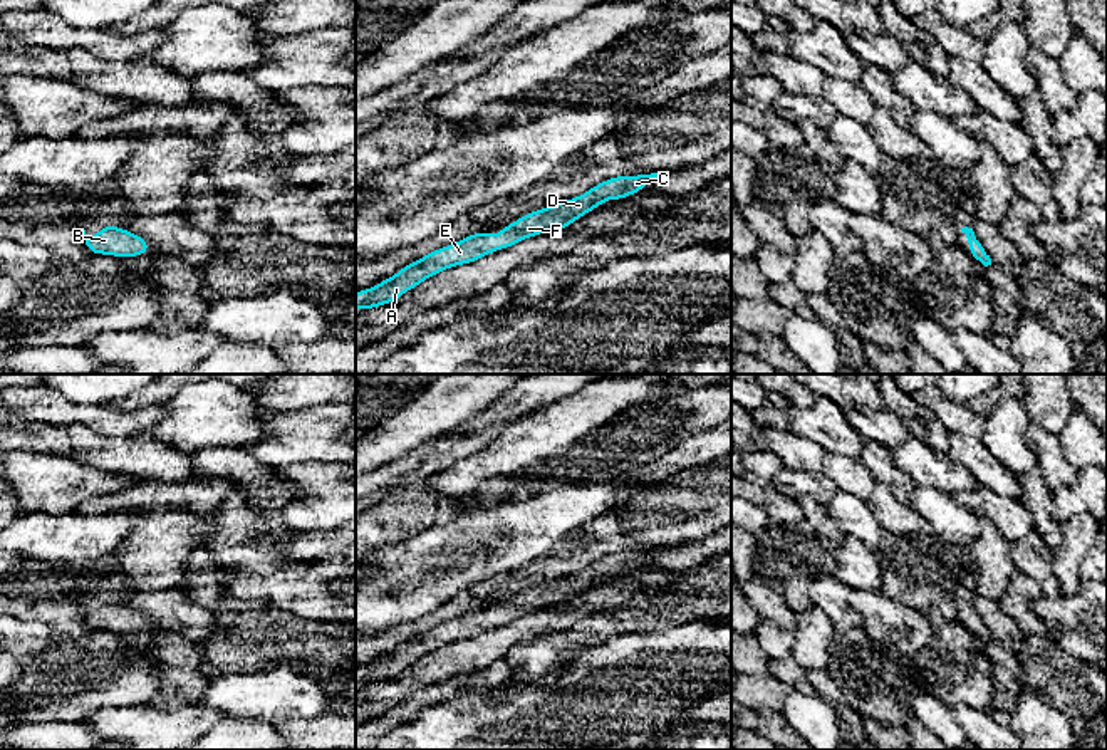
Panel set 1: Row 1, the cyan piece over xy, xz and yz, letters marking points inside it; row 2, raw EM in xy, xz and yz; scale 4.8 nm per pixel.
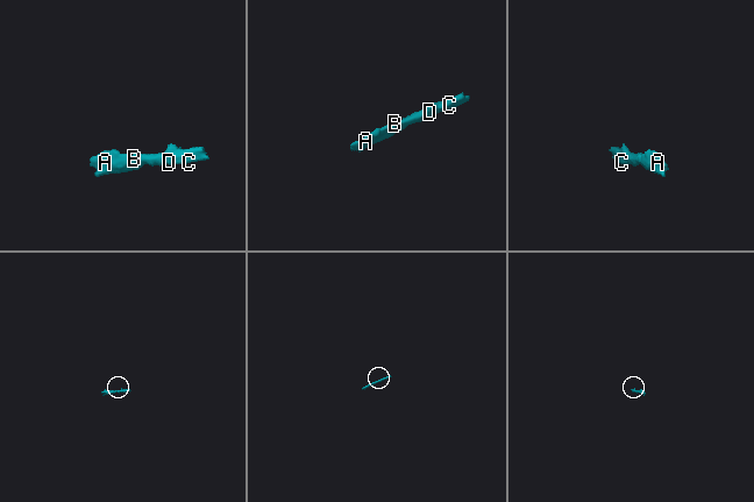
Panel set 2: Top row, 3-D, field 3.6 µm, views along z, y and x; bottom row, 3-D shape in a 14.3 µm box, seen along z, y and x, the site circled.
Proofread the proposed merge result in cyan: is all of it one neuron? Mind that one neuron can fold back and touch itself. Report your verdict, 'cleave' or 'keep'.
keep

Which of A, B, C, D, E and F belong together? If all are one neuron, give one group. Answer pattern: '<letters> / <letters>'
A B C D E F

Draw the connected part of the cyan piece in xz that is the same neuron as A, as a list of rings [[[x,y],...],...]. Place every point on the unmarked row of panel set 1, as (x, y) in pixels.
[[[651,549],[605,555],[577,574],[527,589],[512,601],[500,604],[496,612],[476,607],[465,616],[429,628],[426,633],[414,636],[376,663],[357,668],[356,683],[367,686],[391,680],[423,656],[446,644],[476,638],[488,629],[508,624],[545,607],[564,606],[585,589],[599,584],[605,576],[621,576],[641,567],[659,550],[661,549]]]

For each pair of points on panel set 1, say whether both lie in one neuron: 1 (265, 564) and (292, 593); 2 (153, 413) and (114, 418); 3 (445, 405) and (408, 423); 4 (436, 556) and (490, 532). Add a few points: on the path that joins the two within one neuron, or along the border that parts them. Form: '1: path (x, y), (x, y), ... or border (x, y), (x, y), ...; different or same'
1: border (277, 567), (267, 574); different
2: path (143, 418), (124, 418); same
3: path (436, 410), (416, 423); same
4: path (450, 556), (477, 546); same

